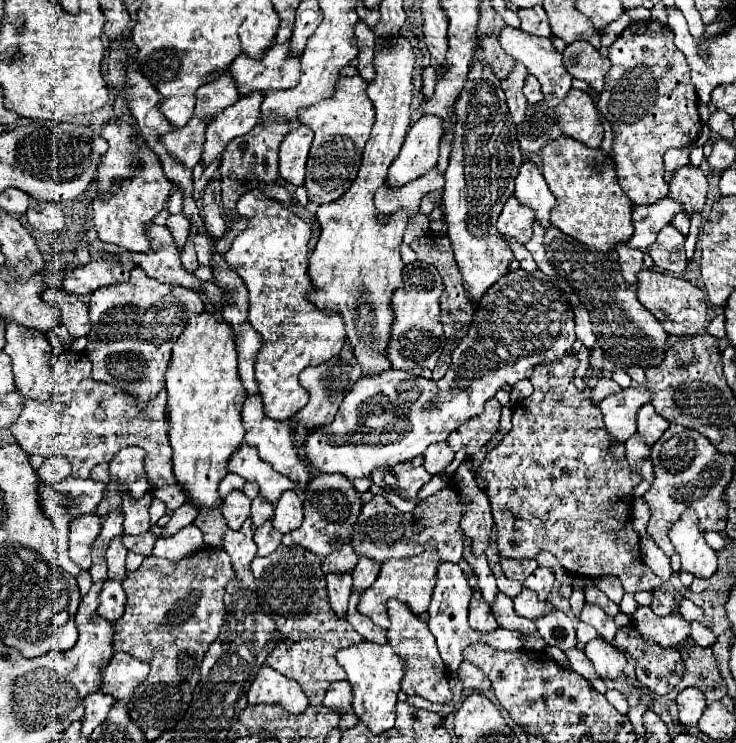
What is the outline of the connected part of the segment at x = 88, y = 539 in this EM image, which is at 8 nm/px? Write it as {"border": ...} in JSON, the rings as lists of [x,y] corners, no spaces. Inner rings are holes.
{"border":[[[99,514],[91,516],[81,516],[73,520],[69,526],[69,558],[81,566],[81,568],[91,568],[91,546],[101,530],[103,518]]]}

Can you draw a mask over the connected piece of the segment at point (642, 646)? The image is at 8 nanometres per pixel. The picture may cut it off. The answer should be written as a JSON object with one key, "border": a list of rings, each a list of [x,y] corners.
{"border":[[[627,624],[627,626],[623,626],[623,628],[617,630],[617,634],[615,634],[615,646],[619,650],[631,654],[631,658],[637,662],[635,664],[637,682],[641,686],[647,686],[655,694],[667,694],[667,692],[671,692],[677,686],[677,682],[681,680],[683,672],[685,672],[685,662],[683,662],[683,658],[681,658],[681,654],[679,654],[677,648],[663,648],[659,644],[647,642],[633,624]]]}

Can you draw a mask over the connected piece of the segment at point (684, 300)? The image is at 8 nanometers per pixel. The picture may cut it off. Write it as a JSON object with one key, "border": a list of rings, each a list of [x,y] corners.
{"border":[[[643,268],[637,278],[639,278],[637,282],[639,302],[663,324],[667,334],[689,338],[689,336],[699,334],[705,328],[707,304],[705,304],[705,292],[699,286],[693,286],[689,280],[663,274],[663,272],[653,272],[647,268]]]}

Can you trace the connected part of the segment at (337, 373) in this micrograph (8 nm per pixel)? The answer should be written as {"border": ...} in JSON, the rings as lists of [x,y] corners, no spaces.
{"border":[[[345,344],[343,352],[331,360],[327,360],[325,364],[319,366],[309,366],[301,372],[299,382],[309,390],[309,402],[305,408],[299,410],[299,414],[295,416],[295,444],[303,444],[303,432],[311,432],[311,428],[319,428],[319,424],[331,424],[337,408],[341,404],[341,400],[345,398],[345,394],[353,388],[353,382],[363,374],[361,364],[357,362],[353,350],[349,348],[349,344]]]}

